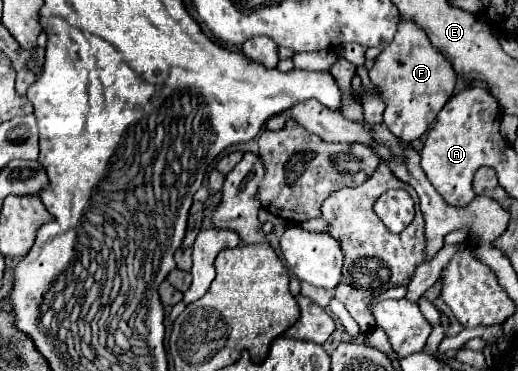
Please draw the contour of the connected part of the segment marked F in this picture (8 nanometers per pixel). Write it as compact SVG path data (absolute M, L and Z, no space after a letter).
M414 22L398 24L394 40L376 56L368 74L386 104L384 124L406 144L418 140L430 128L438 110L450 100L456 86L456 72L452 64L428 42L426 34Z

